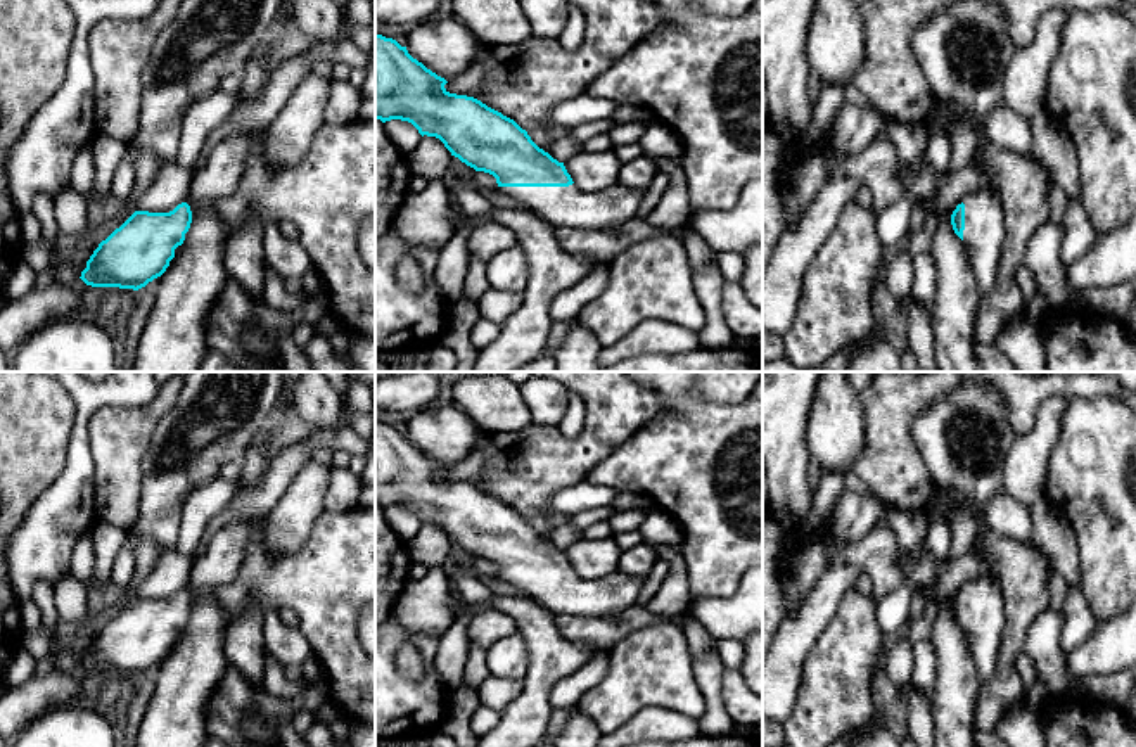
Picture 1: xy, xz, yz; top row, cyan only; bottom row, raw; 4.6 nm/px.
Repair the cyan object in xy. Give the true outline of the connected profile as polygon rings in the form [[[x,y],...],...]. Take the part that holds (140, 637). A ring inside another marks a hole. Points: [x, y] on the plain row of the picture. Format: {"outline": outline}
{"outline": [[[190,584],[169,600],[135,598],[99,631],[80,666],[92,674],[133,678],[157,671],[180,640],[190,610]]]}

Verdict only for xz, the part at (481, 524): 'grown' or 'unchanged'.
grown

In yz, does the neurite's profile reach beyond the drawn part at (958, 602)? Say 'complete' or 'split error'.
split error

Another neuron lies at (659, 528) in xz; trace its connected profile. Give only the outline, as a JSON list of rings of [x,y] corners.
[[[664,510],[652,512],[645,515],[643,524],[640,526],[643,541],[652,548],[681,548],[683,531],[673,514]]]

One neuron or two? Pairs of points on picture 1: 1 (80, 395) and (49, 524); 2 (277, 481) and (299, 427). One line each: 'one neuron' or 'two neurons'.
1: one neuron
2: two neurons

